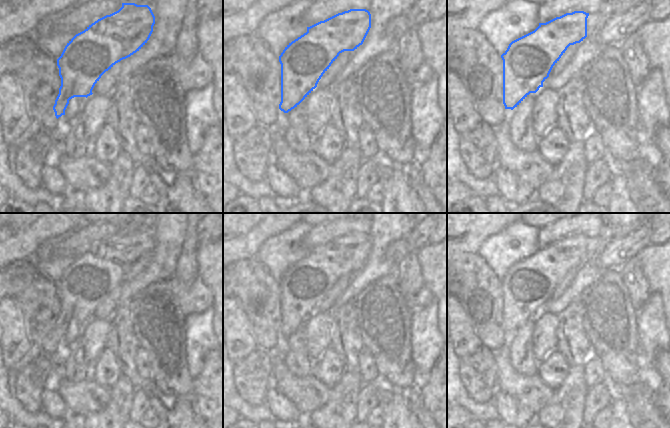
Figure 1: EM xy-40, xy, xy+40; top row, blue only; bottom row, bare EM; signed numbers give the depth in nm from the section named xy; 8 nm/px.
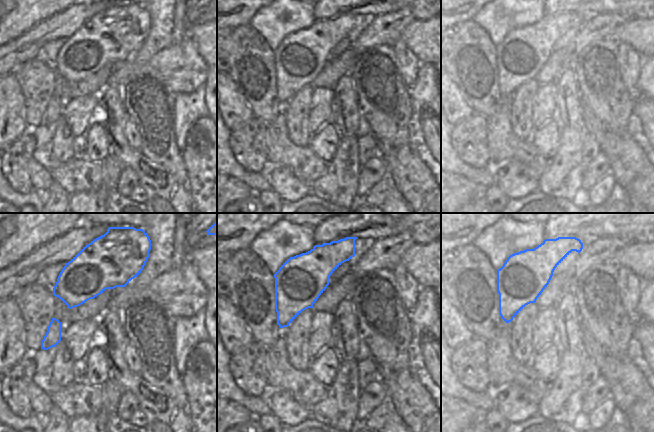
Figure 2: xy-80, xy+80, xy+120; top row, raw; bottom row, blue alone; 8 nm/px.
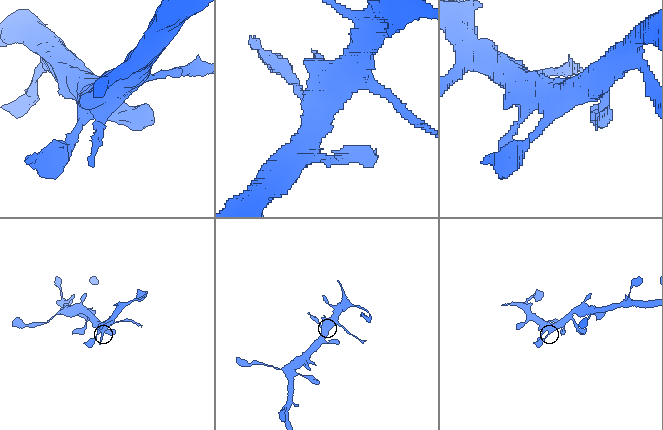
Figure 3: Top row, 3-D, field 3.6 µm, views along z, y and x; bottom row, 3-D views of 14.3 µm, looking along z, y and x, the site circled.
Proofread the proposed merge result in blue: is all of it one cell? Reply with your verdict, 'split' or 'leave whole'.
leave whole

